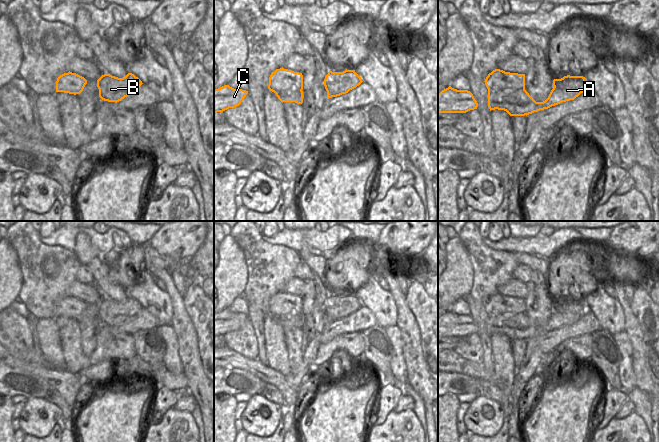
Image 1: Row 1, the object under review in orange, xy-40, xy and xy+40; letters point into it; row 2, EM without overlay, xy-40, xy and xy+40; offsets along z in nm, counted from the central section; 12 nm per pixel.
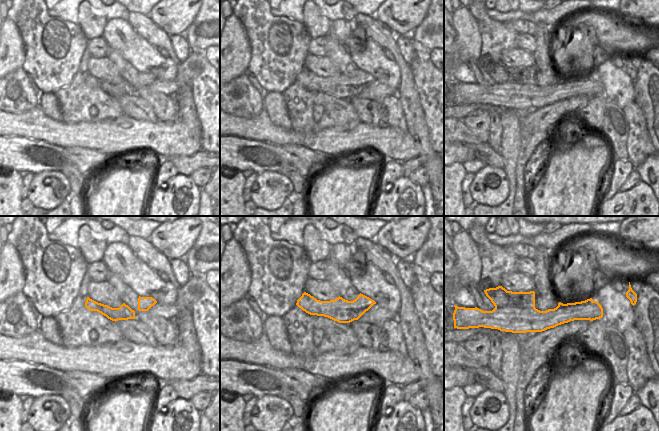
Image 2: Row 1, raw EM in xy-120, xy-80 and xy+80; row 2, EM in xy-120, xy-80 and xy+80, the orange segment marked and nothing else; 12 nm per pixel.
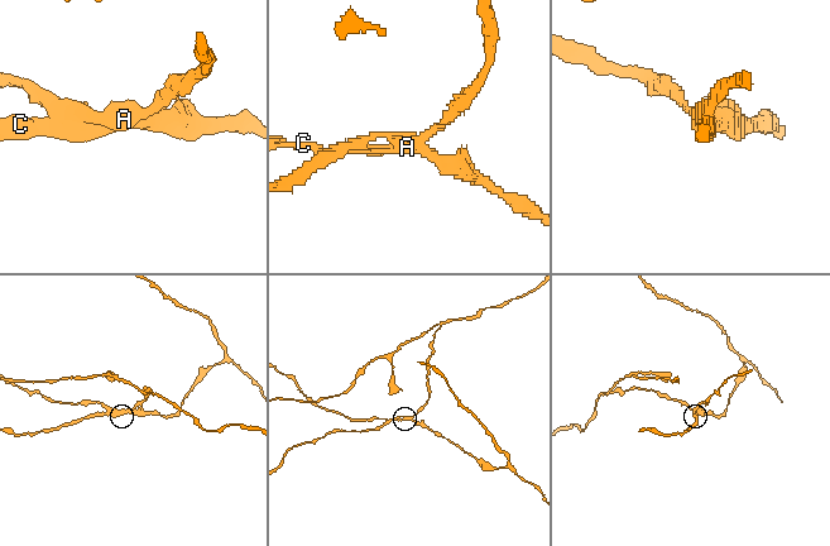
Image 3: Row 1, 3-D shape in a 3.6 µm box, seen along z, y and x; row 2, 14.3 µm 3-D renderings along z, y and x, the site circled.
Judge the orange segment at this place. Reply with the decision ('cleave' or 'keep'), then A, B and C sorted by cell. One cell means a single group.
cleave | A C / B

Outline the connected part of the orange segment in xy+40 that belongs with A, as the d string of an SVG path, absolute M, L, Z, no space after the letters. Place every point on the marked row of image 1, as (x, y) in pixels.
M570 81L564 86L553 87L548 98L536 102L525 89L488 90L488 107L504 110L510 116L527 116L548 109L562 102L574 100L590 88L586 81Z

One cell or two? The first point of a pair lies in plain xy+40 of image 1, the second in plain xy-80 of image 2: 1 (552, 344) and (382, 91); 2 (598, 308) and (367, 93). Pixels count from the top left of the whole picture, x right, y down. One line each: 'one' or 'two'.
1: one
2: two

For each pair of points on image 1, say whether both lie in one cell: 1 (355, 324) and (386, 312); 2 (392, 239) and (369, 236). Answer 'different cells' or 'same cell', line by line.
1: different cells
2: different cells

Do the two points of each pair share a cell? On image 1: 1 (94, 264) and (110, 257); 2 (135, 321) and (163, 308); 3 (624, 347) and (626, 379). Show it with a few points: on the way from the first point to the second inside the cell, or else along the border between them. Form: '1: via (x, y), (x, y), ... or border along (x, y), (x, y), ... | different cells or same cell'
1: border along (100, 257), (109, 267) | different cells
2: border along (143, 307), (156, 318), (159, 324) | different cells
3: via (626, 355), (626, 371) | same cell

